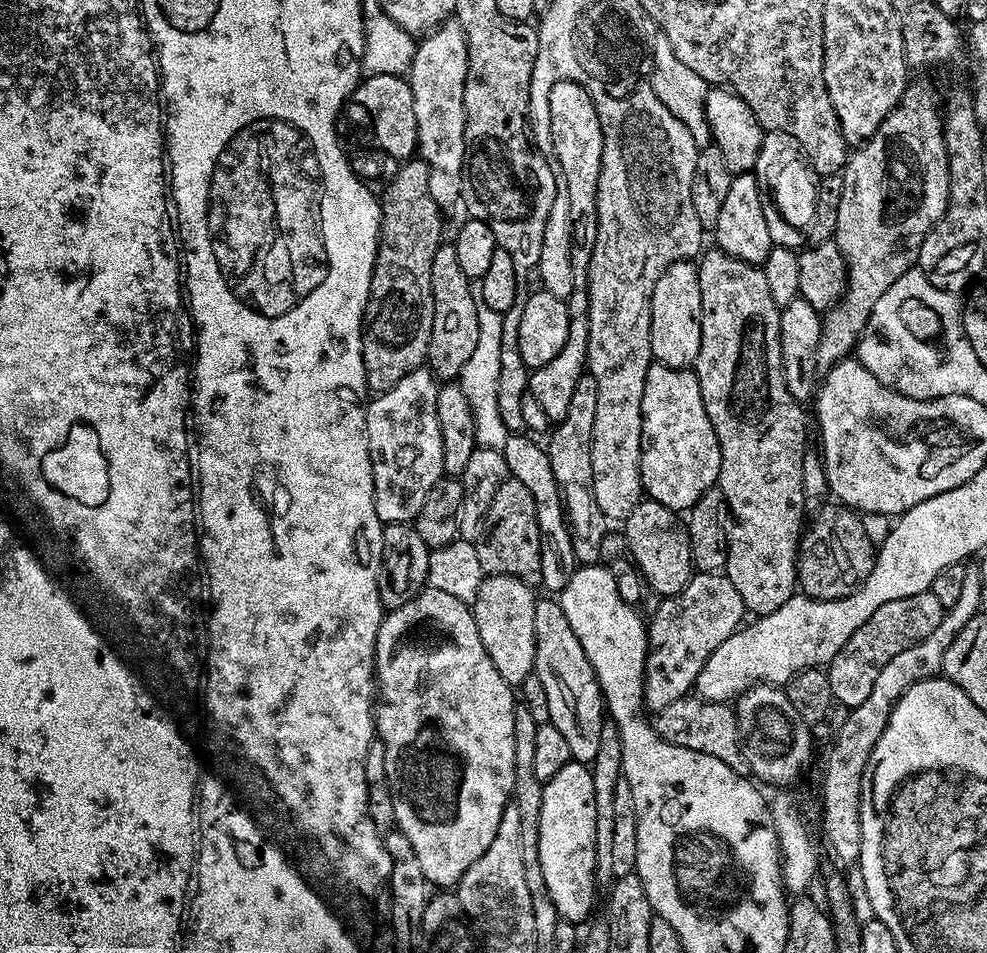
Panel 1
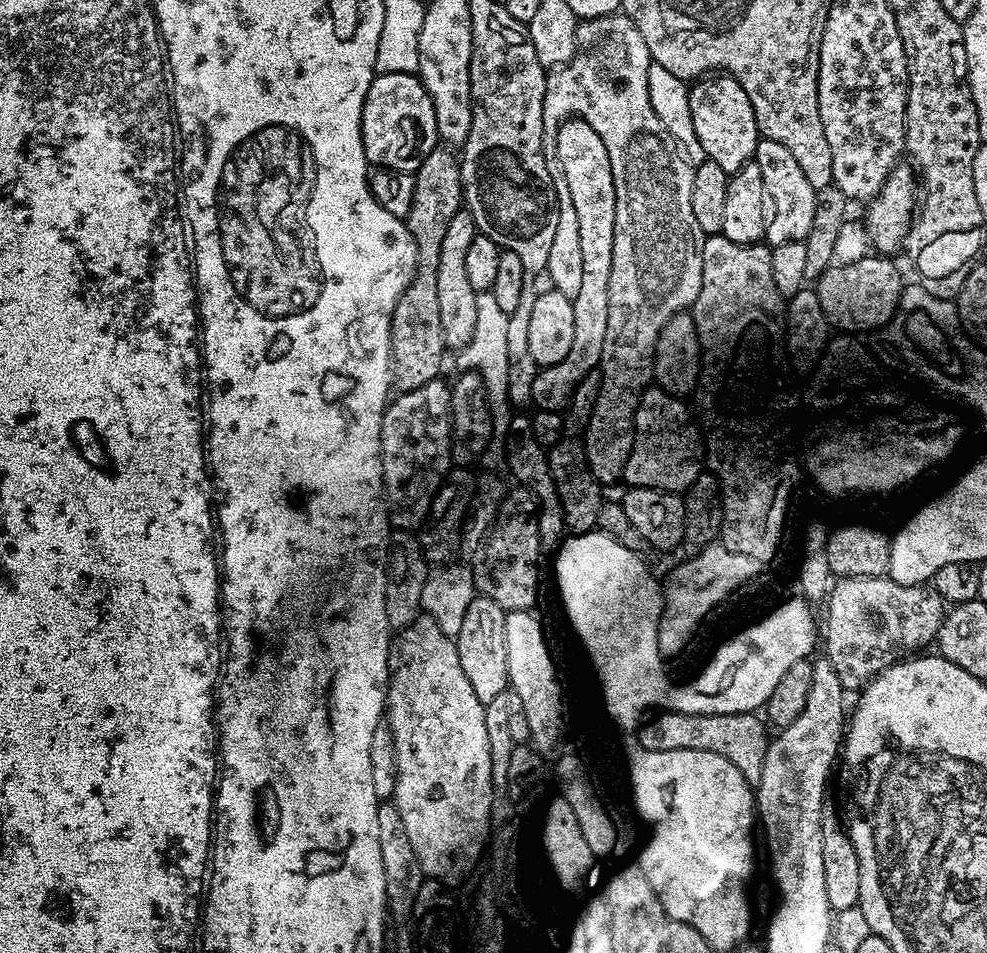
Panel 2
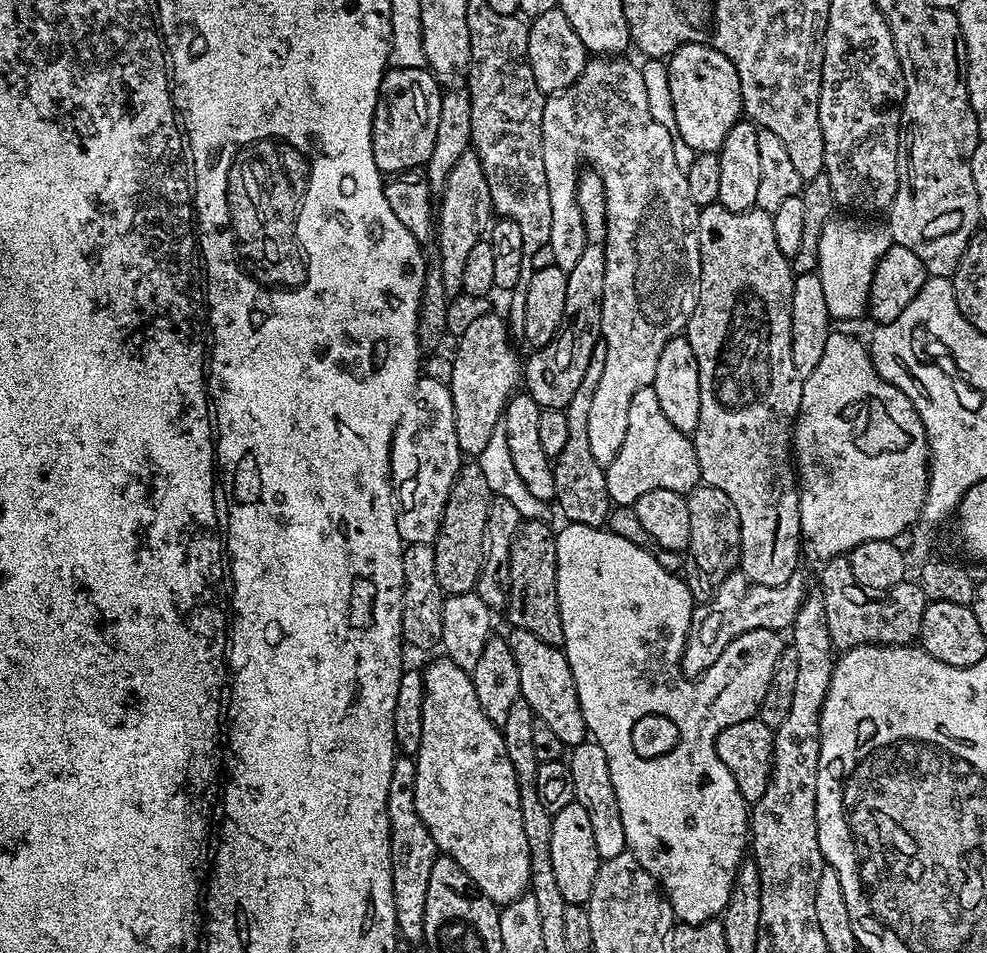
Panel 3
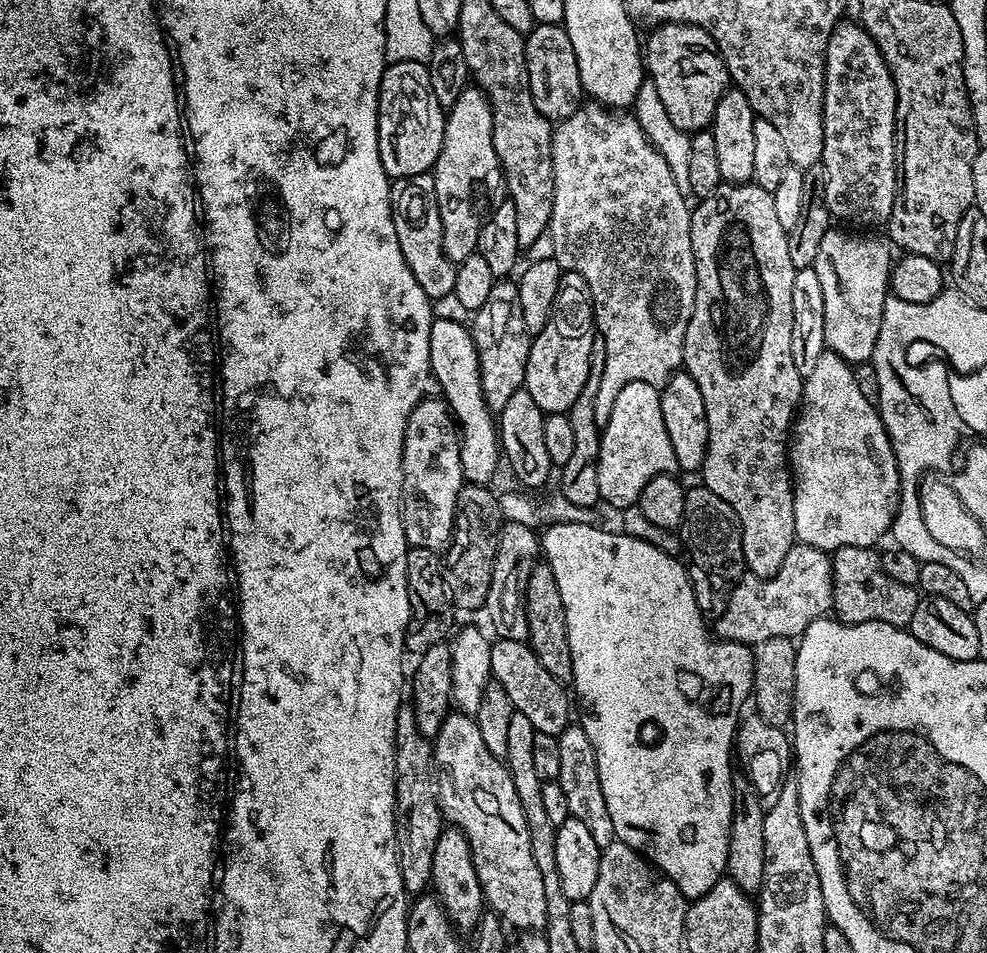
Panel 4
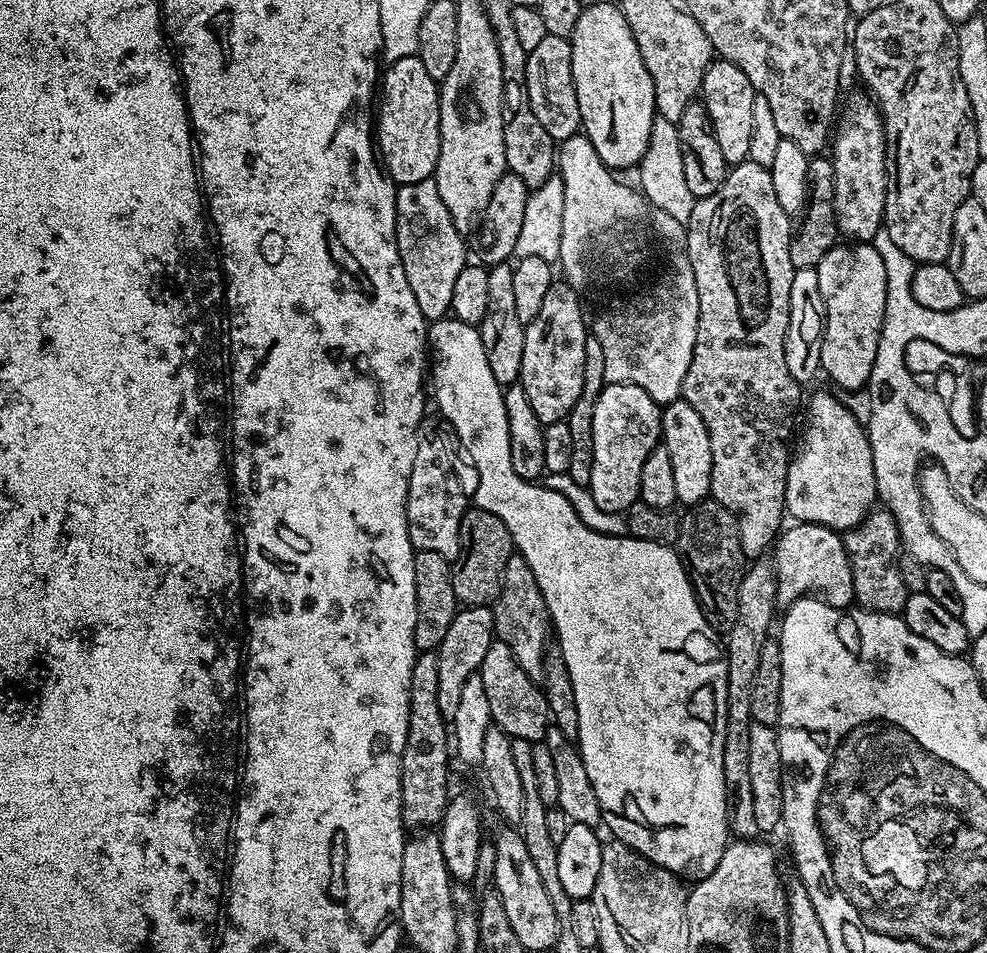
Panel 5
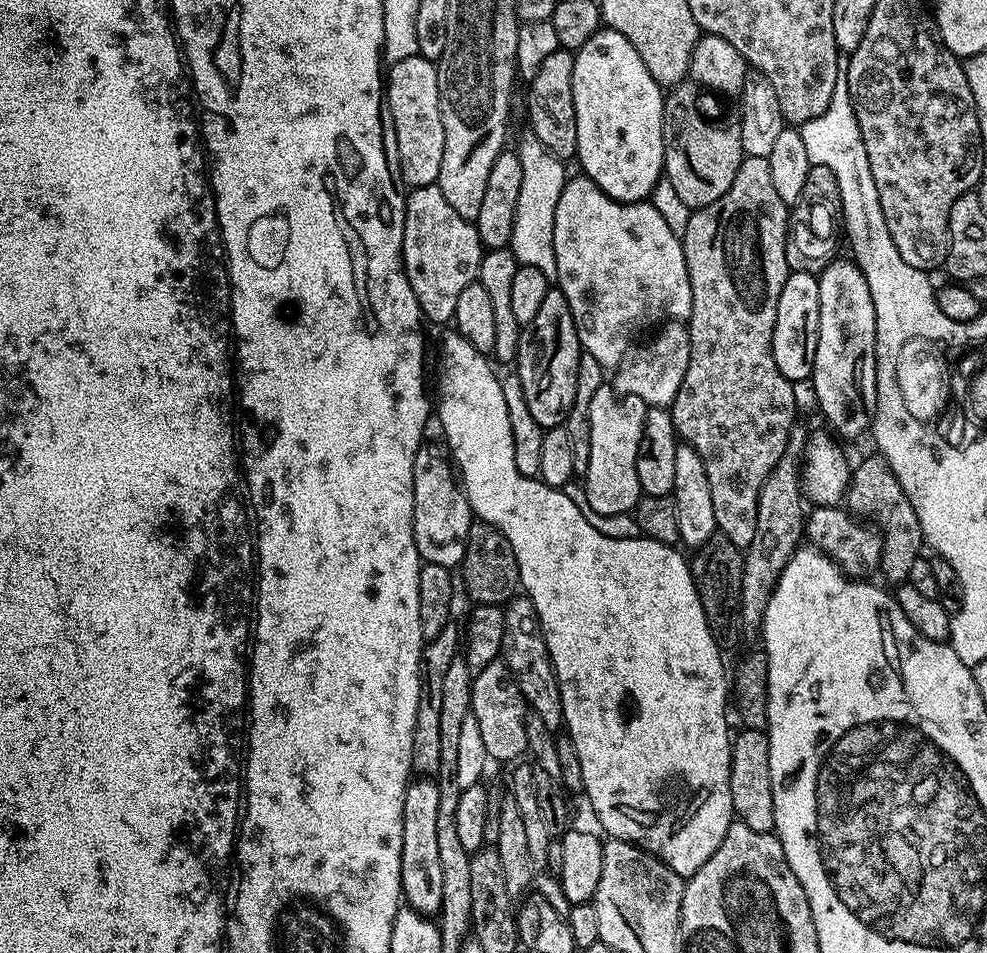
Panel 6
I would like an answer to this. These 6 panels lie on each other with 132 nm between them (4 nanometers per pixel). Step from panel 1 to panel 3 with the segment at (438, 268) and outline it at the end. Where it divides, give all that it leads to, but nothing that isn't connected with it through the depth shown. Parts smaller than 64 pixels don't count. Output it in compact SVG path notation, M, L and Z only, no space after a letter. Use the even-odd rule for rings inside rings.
M469 150L462 154L462 158L458 158L458 162L454 162L454 170L450 170L450 178L446 178L446 186L438 198L438 217L434 222L434 245L440 251L438 263L442 270L442 282L450 294L461 291L466 257L470 255L471 248L485 239L493 216L486 174L482 174L482 166L475 152Z

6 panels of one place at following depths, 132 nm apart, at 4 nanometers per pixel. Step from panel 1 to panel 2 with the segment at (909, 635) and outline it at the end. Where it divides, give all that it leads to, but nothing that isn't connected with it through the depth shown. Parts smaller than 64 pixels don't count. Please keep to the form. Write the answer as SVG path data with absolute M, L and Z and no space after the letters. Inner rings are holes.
M888 578L844 580L831 589L827 604L828 633L825 636L823 633L822 636L822 652L824 648L823 655L830 666L834 666L834 674L838 676L838 682L842 682L845 690L862 690L882 670L927 649L924 647L931 645L936 639L946 611L944 601L932 592L931 587L900 588Z

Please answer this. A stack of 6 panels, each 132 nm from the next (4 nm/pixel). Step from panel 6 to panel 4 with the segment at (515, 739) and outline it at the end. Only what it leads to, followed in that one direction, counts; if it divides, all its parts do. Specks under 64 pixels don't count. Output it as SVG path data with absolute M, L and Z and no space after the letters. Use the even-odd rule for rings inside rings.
M492 640L490 650L490 670L492 680L506 690L506 698L510 698L513 709L524 715L537 732L550 734L557 738L564 733L570 723L568 717L568 696L564 693L565 685L554 678L554 674L538 662L532 652L532 645L522 640Z

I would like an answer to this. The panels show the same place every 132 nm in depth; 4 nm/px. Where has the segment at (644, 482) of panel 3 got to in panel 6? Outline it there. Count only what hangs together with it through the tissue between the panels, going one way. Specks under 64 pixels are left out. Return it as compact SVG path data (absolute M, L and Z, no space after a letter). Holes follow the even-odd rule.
M605 386L599 388L594 393L594 398L590 398L590 462L588 471L583 473L582 491L589 508L598 510L598 514L622 514L623 512L631 513L640 501L642 495L640 483L638 482L638 450L642 442L642 430L646 422L646 414L649 405L642 402L642 398L634 398L634 394L620 395L615 387Z

